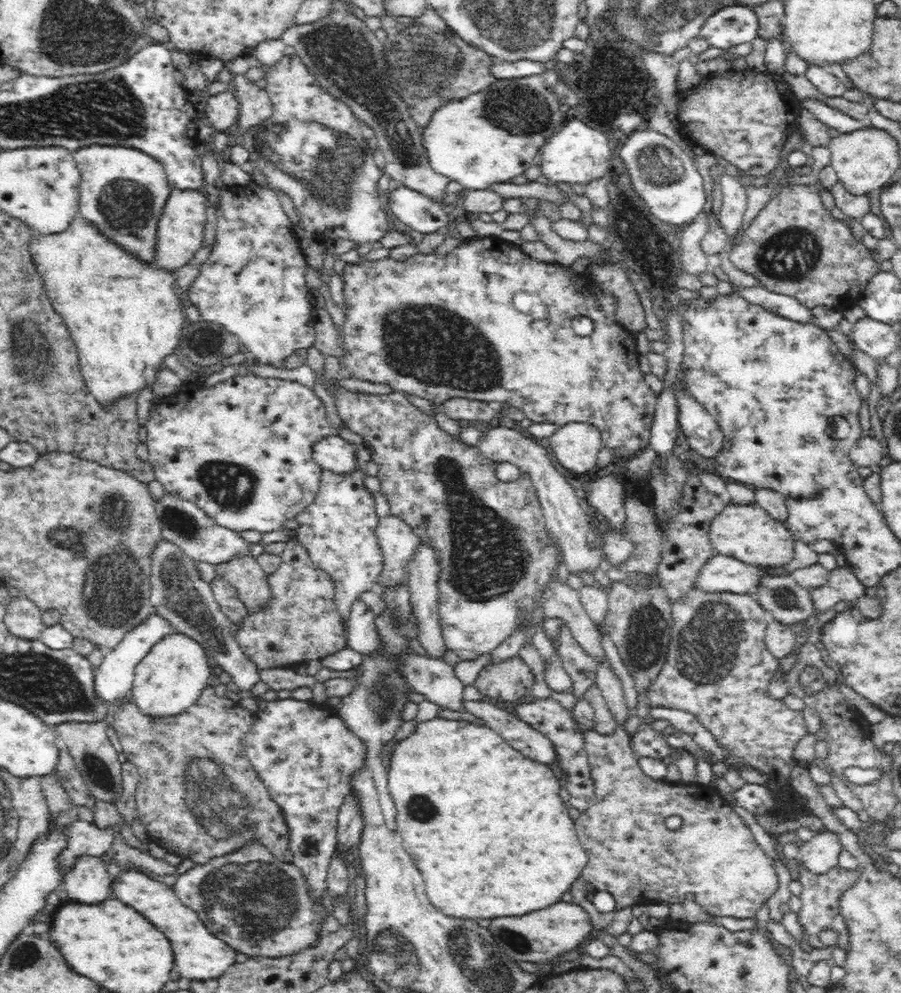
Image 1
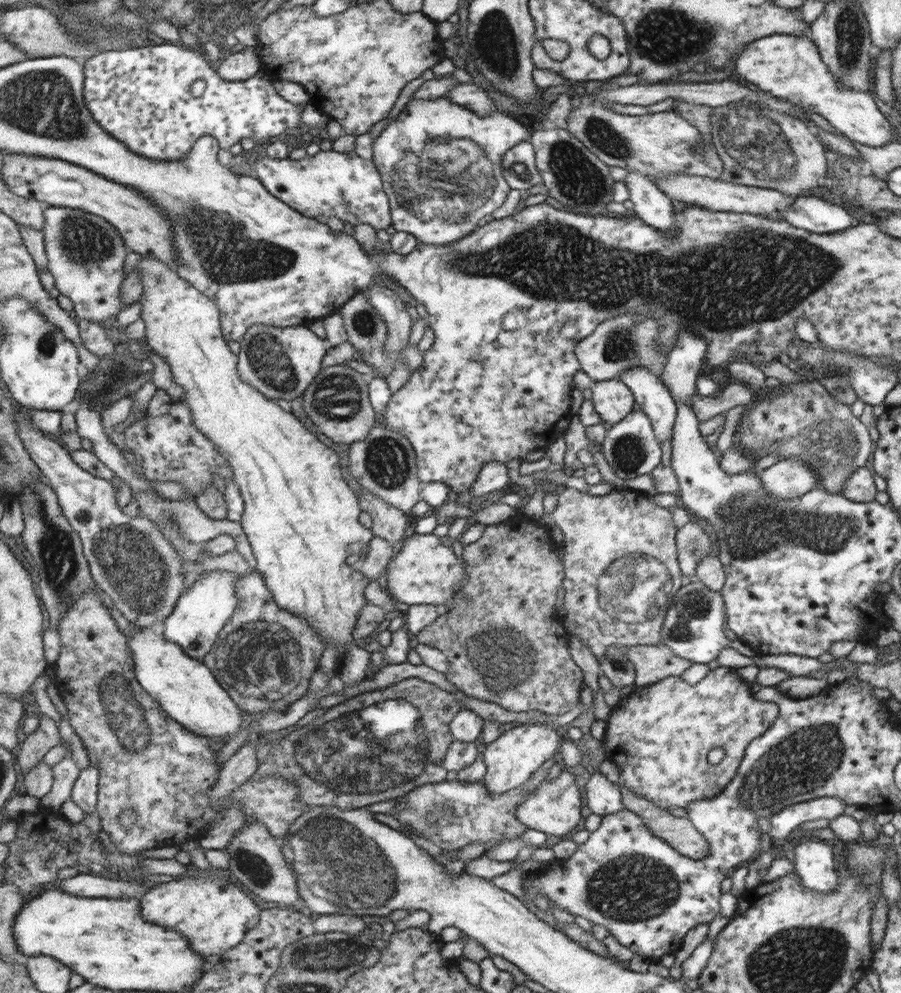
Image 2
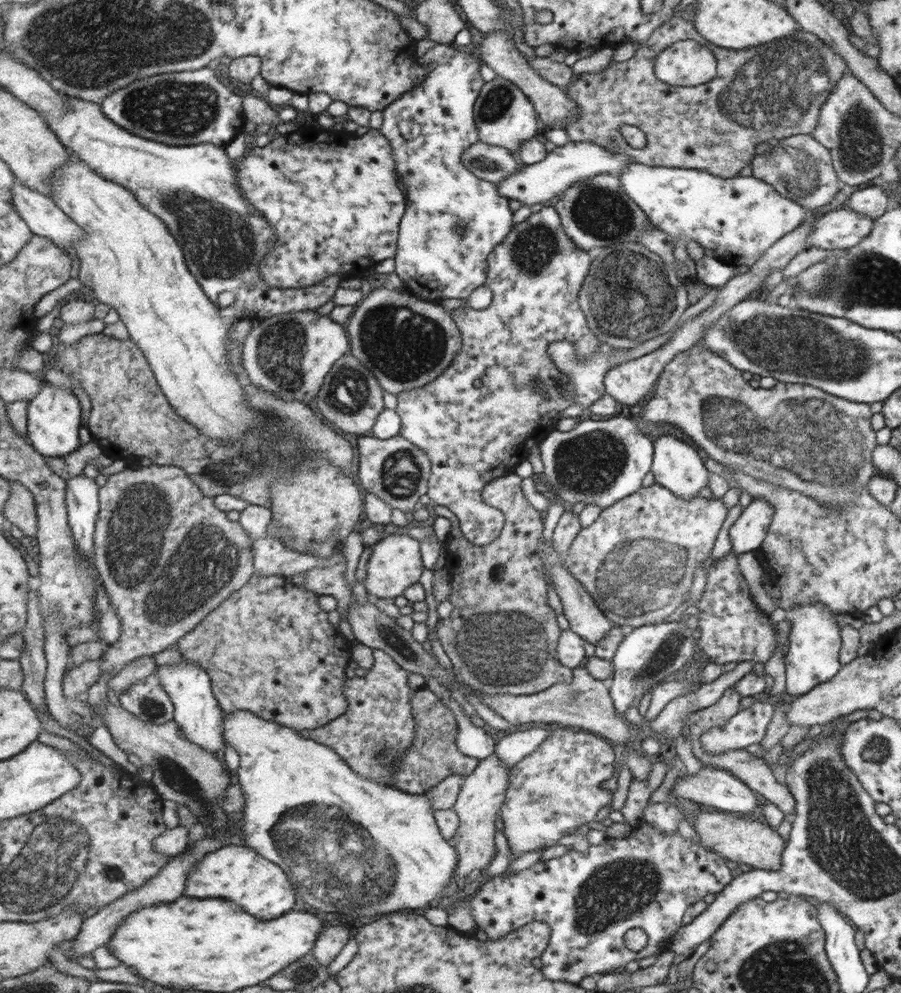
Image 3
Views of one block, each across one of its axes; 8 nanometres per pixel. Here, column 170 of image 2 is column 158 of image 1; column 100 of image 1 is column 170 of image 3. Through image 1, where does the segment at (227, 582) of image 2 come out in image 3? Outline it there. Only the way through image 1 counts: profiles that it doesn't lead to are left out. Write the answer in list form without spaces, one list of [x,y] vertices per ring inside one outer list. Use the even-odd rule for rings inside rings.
[[[181,654],[181,658],[178,663],[172,665],[159,665],[156,668],[156,674],[158,674],[159,680],[162,680],[163,688],[169,692],[171,700],[174,701],[174,720],[179,725],[181,735],[190,742],[193,742],[193,744],[197,744],[199,747],[203,748],[203,750],[207,750],[207,752],[211,752],[211,754],[221,756],[222,758],[227,747],[229,747],[226,742],[226,729],[223,728],[223,724],[226,723],[226,714],[222,710],[218,697],[215,696],[214,687],[212,686],[212,680],[208,670],[198,662],[190,661]]]

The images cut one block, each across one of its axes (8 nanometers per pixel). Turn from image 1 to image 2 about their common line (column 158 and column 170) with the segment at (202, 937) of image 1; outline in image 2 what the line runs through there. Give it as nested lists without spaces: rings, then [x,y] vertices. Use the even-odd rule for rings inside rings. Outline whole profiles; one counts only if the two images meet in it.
[[[182,876],[176,881],[151,887],[140,903],[147,920],[183,932],[189,938],[191,948],[203,957],[211,954],[222,956],[239,946],[262,915],[257,900],[251,900],[241,888],[233,886],[233,882],[229,884],[227,880],[221,880],[219,876]]]

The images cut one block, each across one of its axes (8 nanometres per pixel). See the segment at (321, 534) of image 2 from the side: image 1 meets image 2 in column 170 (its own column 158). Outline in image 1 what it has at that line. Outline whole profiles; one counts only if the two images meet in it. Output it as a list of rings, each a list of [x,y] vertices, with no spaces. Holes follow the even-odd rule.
[[[76,214],[64,232],[41,234],[33,231],[30,256],[54,313],[66,325],[78,350],[80,368],[94,398],[102,405],[110,405],[120,397],[136,396],[144,388],[151,387],[164,358],[178,352],[180,332],[186,320],[182,301],[176,294],[176,275],[141,260],[134,252],[107,238],[99,226],[80,214]]]

